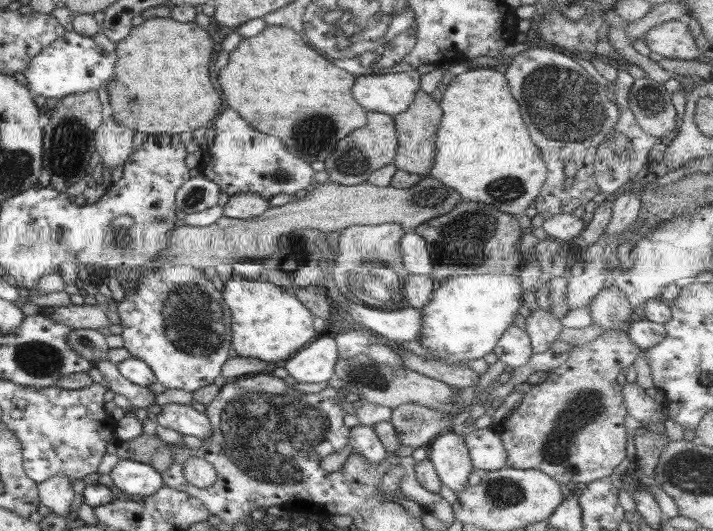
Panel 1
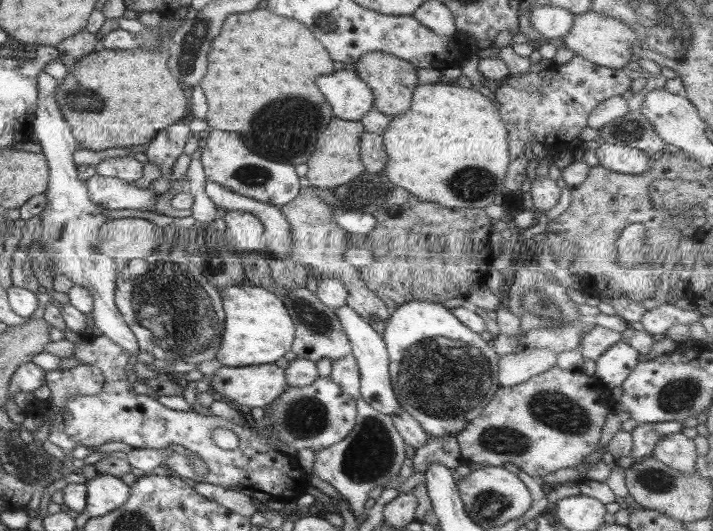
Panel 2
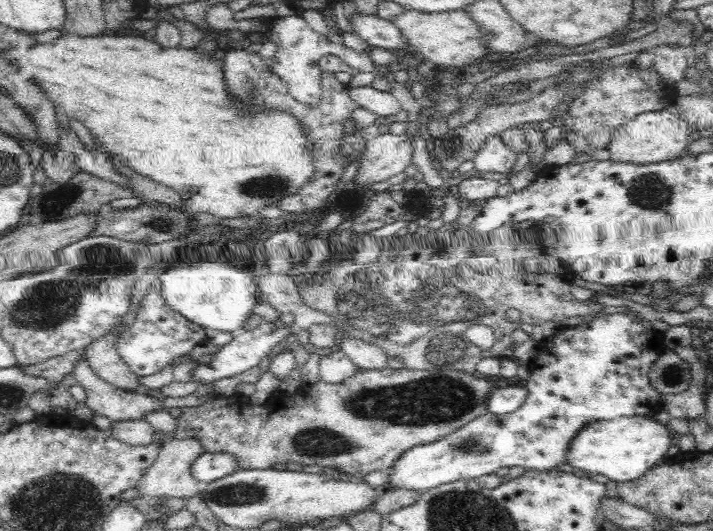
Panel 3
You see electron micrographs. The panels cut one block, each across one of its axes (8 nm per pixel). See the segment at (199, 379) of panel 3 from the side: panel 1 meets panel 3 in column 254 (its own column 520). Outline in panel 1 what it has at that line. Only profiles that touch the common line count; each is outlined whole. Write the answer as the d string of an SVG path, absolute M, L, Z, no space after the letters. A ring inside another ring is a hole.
M511 324L502 330L492 351L497 360L515 369L525 364L532 354L530 338L523 329Z

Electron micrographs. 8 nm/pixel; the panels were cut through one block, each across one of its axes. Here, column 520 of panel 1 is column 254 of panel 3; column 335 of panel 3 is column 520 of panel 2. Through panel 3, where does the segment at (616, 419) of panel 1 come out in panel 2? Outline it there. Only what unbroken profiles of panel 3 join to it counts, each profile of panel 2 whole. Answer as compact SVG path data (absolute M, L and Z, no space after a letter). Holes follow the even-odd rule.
M555 364L554 366L551 366L551 368L547 368L545 372L541 372L541 374L531 375L525 382L510 387L500 386L497 389L497 392L494 392L493 398L489 400L480 414L475 416L475 418L468 420L468 423L465 424L465 428L462 428L454 436L458 445L459 459L462 463L480 464L482 467L502 467L502 465L508 462L535 479L554 473L559 469L579 468L583 459L594 452L595 448L599 448L604 443L604 441L601 440L601 430L607 415L613 407L614 402L613 398L611 398L610 391L596 376L587 376L579 370L564 370L557 367Z

